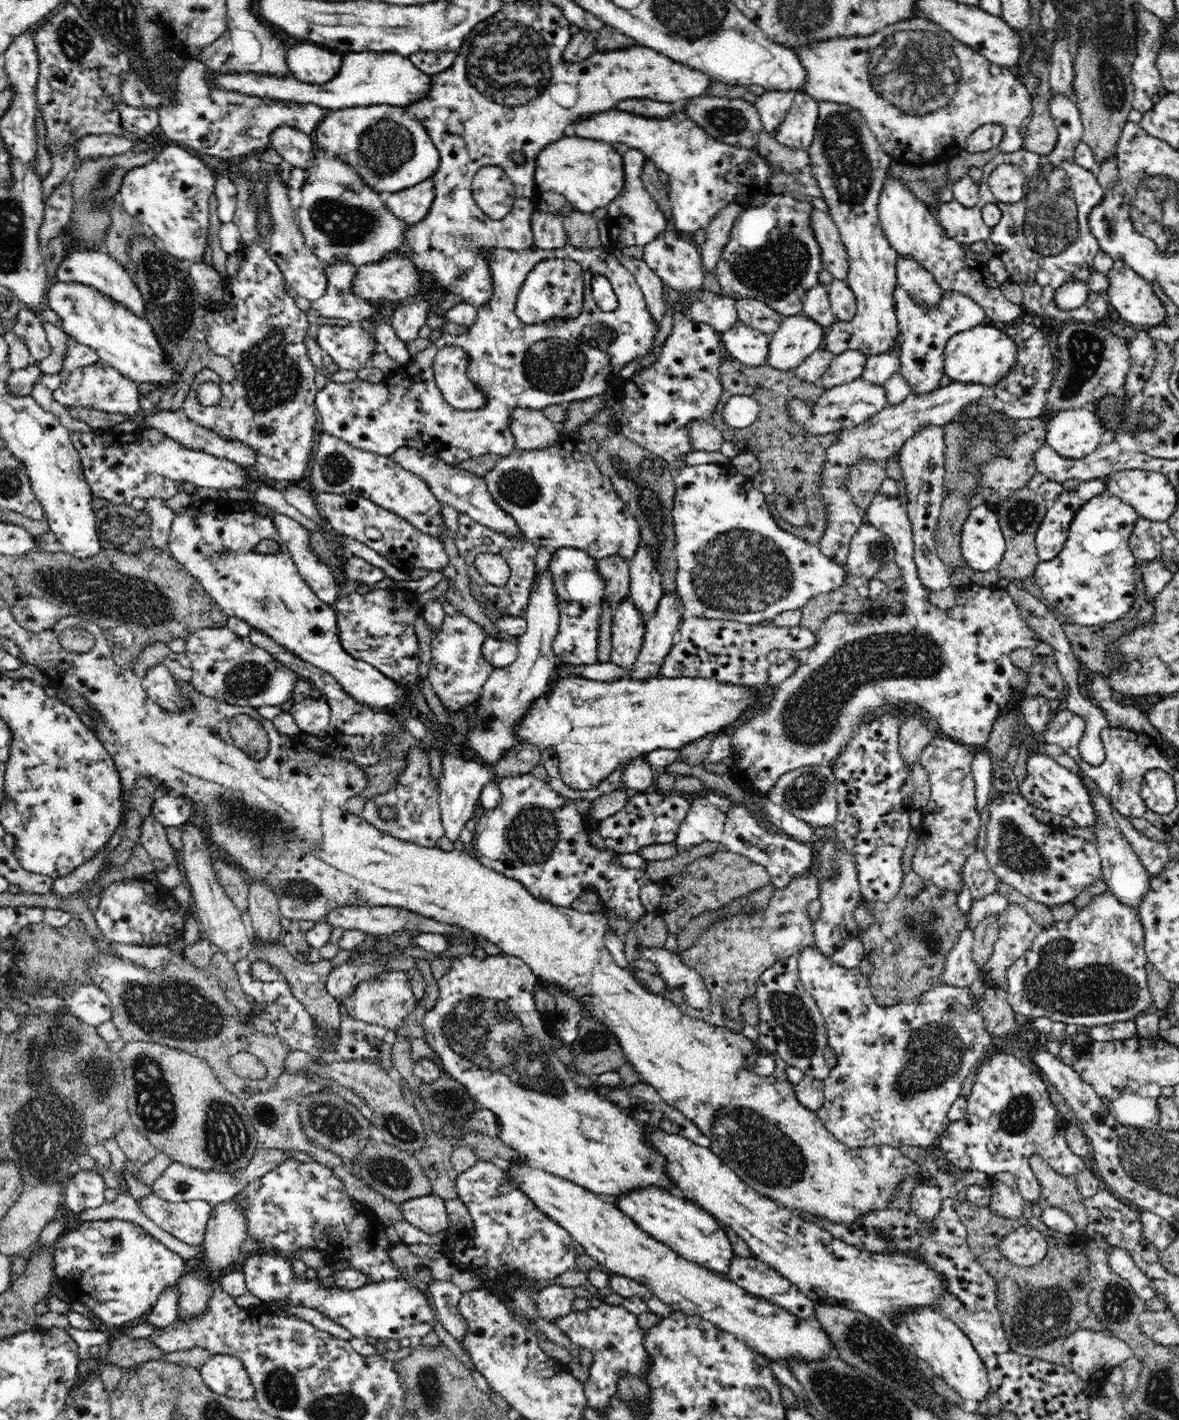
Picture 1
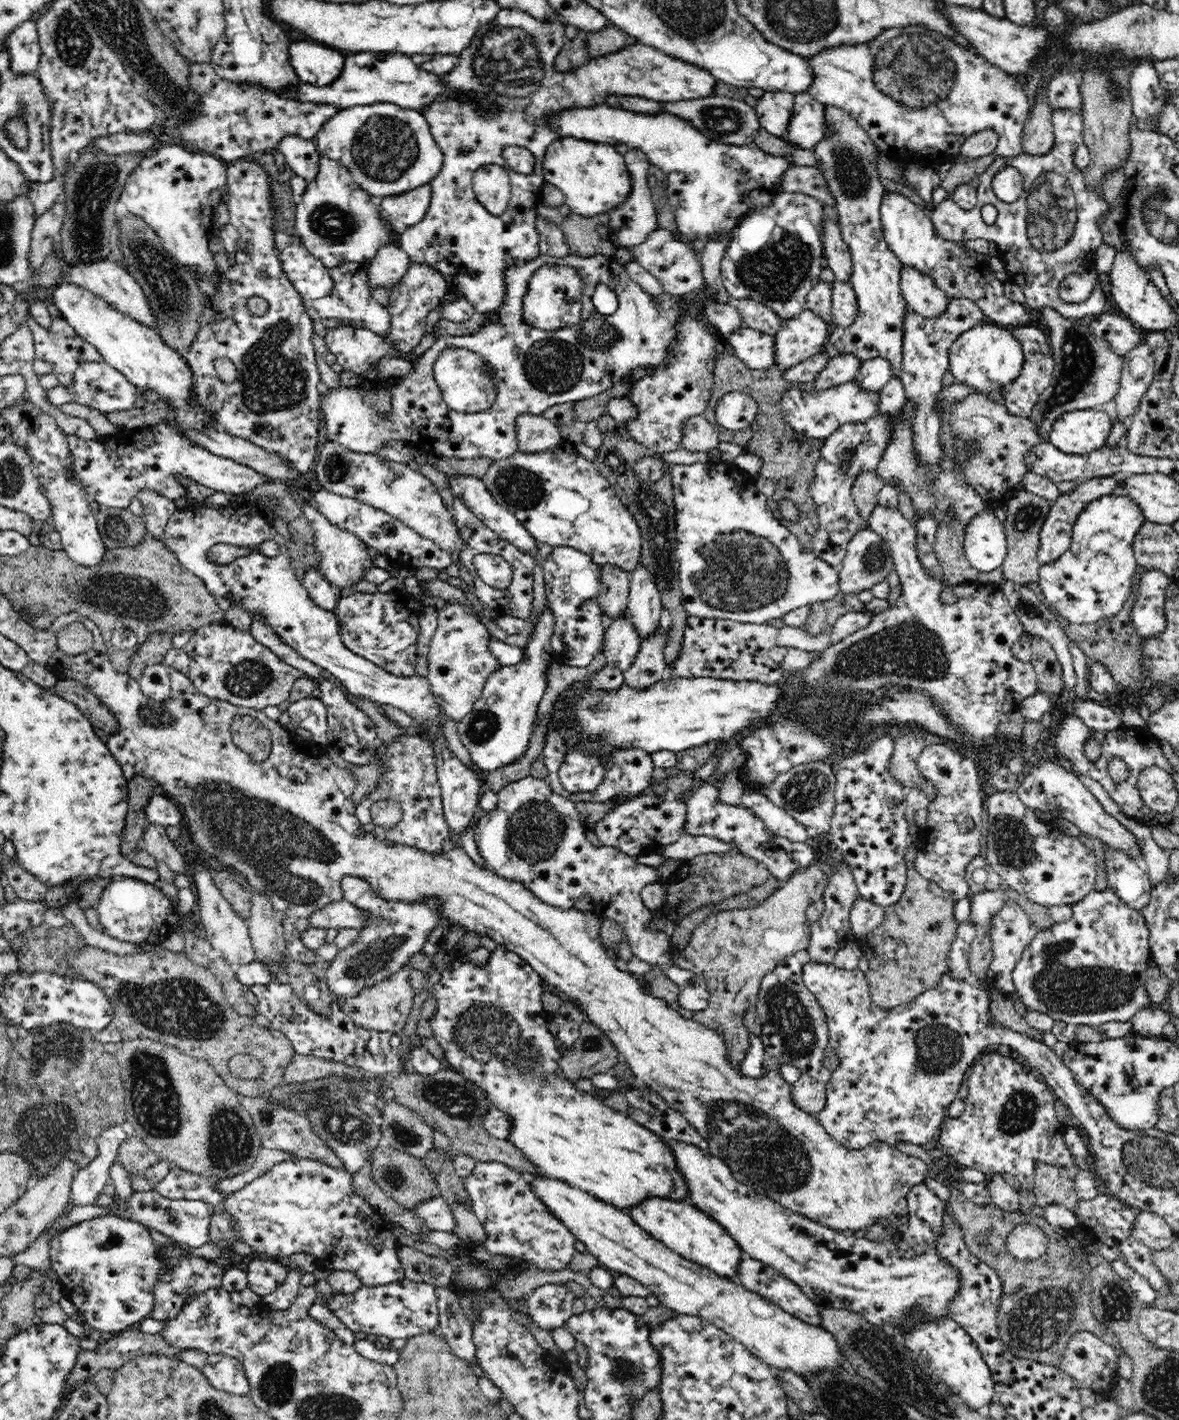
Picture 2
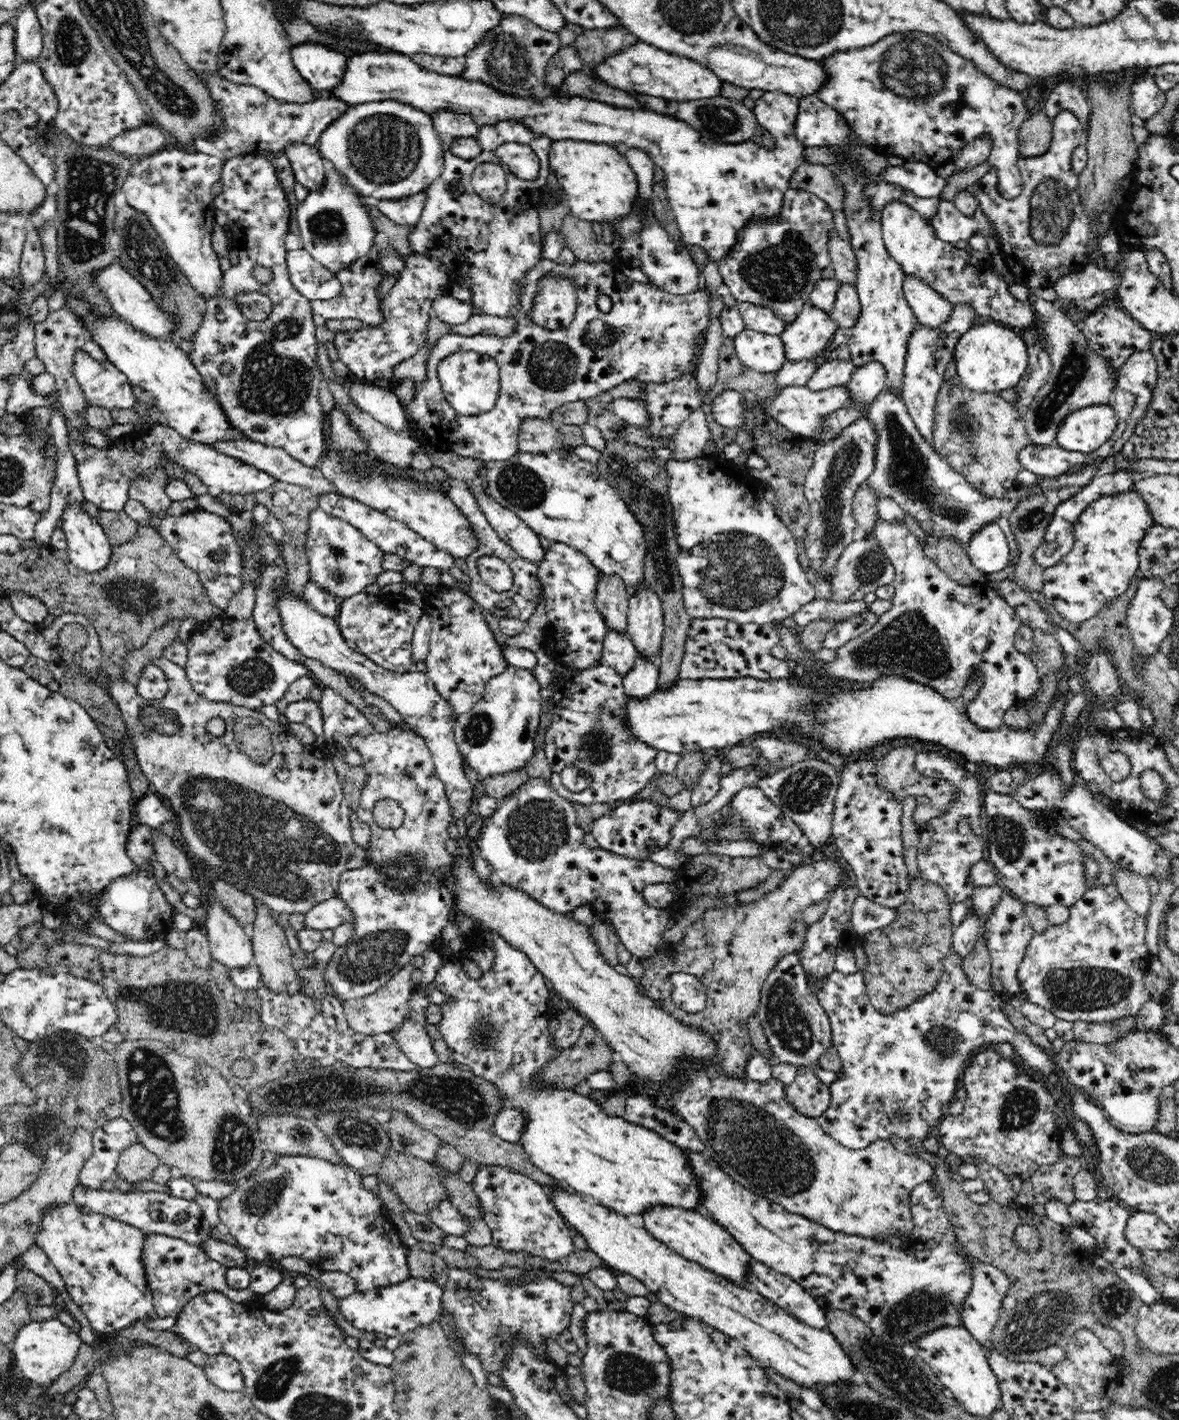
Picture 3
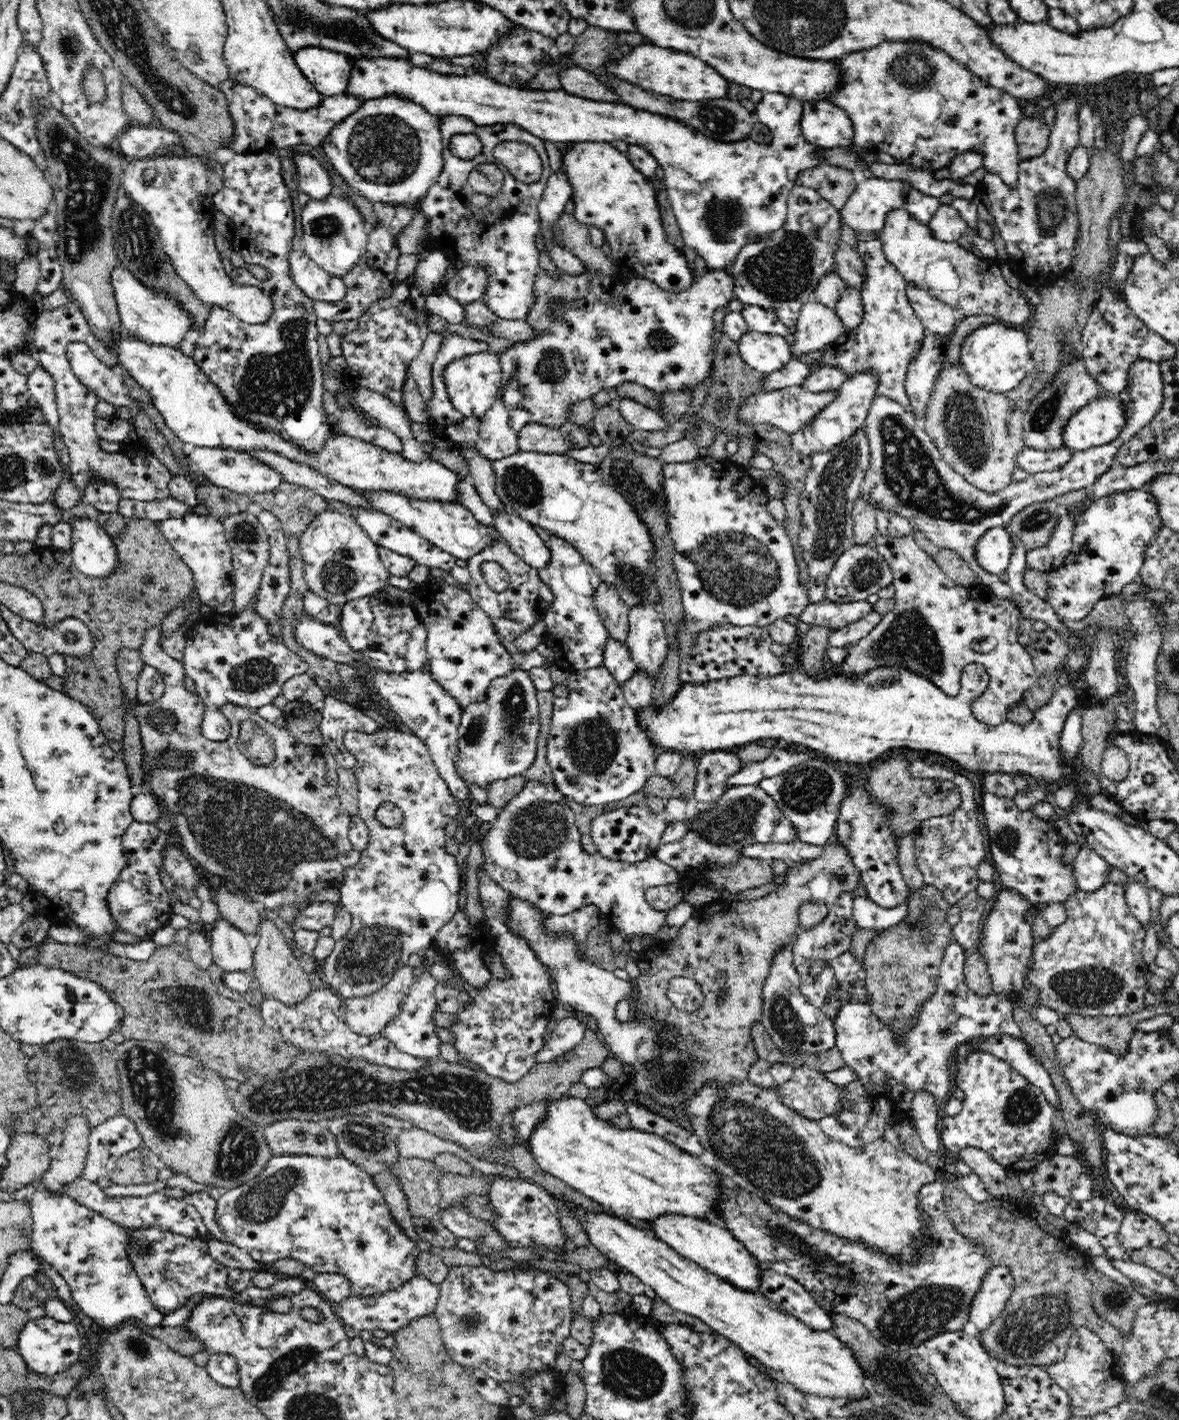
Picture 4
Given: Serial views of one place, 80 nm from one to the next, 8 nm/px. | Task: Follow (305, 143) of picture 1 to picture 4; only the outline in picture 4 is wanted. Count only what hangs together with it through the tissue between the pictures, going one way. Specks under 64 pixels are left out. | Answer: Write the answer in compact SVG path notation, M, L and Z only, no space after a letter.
M292 153L290 157L298 169L299 191L309 195L312 200L328 200L335 189L324 166L310 154Z

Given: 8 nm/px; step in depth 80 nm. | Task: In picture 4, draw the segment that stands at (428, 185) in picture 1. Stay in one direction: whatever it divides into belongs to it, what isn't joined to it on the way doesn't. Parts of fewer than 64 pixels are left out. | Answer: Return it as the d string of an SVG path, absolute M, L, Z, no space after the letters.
M373 204L373 216L375 223L368 226L368 246L365 256L359 264L352 268L341 279L345 282L345 295L342 300L328 304L321 300L315 300L313 307L317 318L324 318L330 324L340 320L357 320L364 316L364 312L372 306L373 302L388 298L393 288L400 283L396 280L398 258L402 254L396 246L395 236L406 228L419 208L393 207L392 204Z

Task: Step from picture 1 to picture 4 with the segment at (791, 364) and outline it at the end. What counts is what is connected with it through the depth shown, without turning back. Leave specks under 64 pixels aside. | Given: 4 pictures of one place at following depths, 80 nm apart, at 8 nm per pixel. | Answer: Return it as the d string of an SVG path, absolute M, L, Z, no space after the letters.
M820 301L804 302L798 315L795 331L790 332L791 358L822 350L832 344L846 330L834 308Z

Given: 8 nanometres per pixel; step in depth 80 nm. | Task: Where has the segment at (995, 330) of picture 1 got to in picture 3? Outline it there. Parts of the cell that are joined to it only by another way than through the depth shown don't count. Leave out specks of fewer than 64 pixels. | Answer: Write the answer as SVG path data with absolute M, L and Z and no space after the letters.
M984 322L973 325L958 339L953 360L961 384L982 393L999 393L1014 388L1023 379L1029 358L1027 343L1019 335L1018 329L997 322Z

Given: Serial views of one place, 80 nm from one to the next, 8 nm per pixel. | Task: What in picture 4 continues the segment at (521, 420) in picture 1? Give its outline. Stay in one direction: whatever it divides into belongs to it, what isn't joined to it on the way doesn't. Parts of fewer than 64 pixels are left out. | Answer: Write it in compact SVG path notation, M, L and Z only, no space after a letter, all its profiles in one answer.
M528 423L519 432L518 446L520 451L537 453L566 453L569 446L559 429L542 423Z

